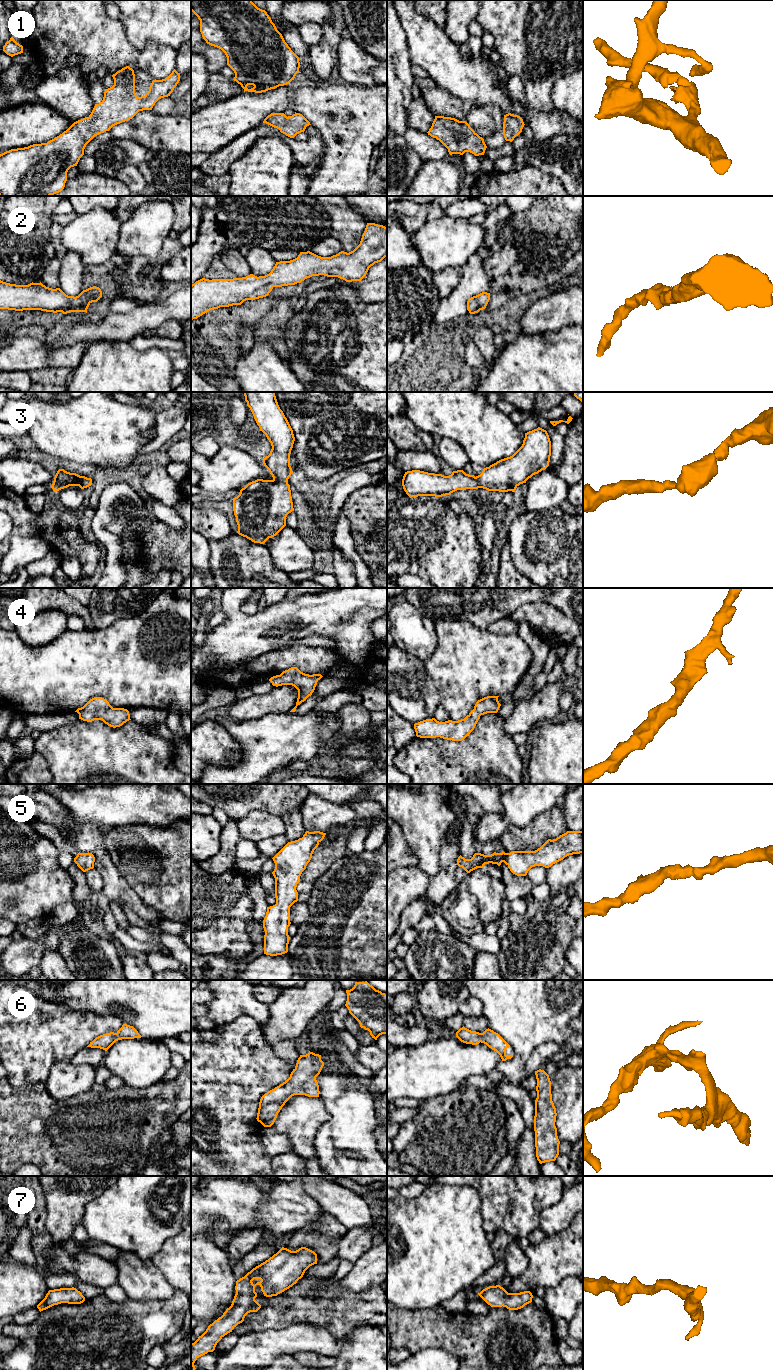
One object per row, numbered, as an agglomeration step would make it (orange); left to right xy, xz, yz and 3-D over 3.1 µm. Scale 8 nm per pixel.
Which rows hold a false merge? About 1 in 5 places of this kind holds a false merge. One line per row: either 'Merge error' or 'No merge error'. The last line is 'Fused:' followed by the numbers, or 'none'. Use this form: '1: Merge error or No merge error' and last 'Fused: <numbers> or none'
1: No merge error
2: No merge error
3: No merge error
4: No merge error
5: No merge error
6: No merge error
7: No merge error
Fused: none

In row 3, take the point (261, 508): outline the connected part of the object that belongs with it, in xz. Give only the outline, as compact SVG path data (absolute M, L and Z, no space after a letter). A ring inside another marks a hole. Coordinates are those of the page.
M244 392L244 396L260 431L271 443L272 449L270 454L263 459L263 464L273 479L257 479L248 483L240 490L239 495L232 499L233 511L238 525L237 533L254 543L264 544L286 526L287 515L294 511L288 479L293 473L290 466L290 454L295 437L287 418L278 405L275 392Z

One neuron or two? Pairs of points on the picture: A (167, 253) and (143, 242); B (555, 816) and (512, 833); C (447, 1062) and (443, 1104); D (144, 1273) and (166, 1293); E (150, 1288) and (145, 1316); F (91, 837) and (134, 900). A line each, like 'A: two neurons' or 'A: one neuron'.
A: two neurons
B: one neuron
C: two neurons
D: one neuron
E: two neurons
F: one neuron

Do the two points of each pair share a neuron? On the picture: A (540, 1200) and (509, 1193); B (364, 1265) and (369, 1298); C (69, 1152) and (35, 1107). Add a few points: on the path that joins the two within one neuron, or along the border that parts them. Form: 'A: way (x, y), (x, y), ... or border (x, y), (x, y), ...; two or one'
A: way (532, 1193), (517, 1193); one
B: border (376, 1285), (371, 1285), (358, 1293), (344, 1288); two
C: way (58, 1141), (35, 1118); one

